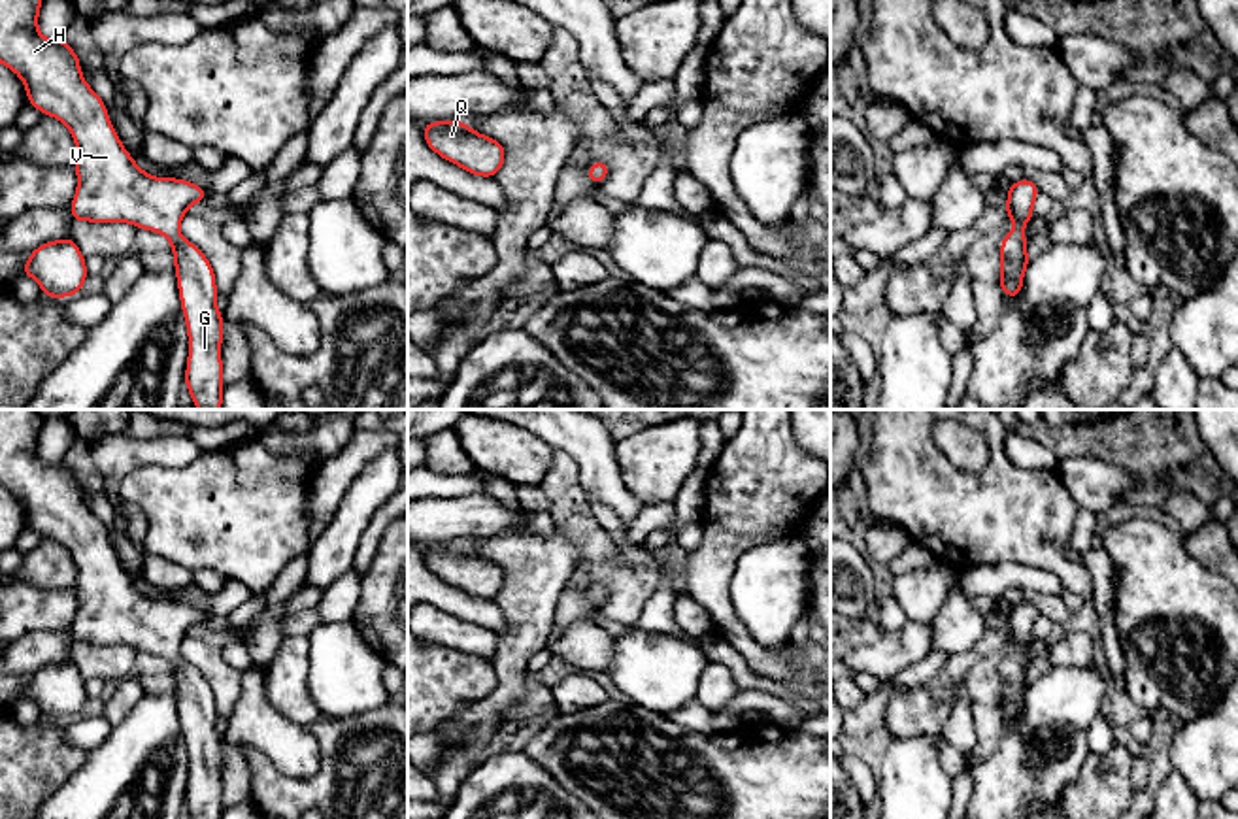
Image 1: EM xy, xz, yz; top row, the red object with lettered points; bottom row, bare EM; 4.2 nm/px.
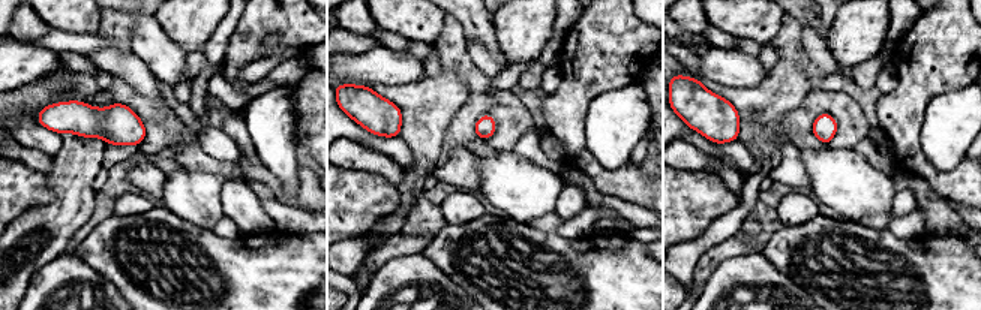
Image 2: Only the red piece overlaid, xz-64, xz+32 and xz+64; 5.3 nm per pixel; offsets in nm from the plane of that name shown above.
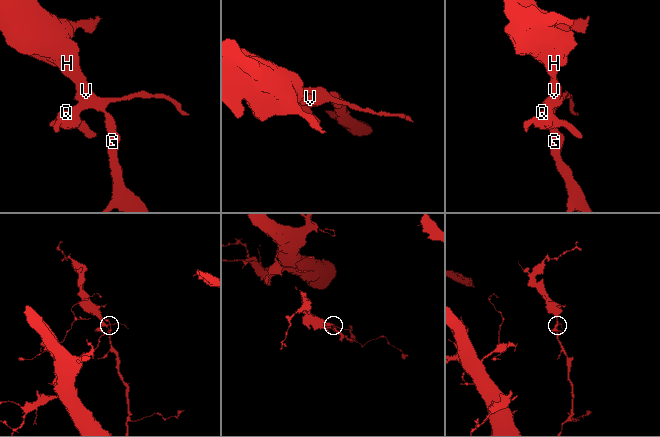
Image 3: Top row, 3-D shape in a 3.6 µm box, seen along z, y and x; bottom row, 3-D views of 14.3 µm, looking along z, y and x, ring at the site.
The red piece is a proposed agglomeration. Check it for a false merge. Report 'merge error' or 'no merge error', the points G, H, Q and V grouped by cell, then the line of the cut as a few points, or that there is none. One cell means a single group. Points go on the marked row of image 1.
no merge error; G H Q V; no cut

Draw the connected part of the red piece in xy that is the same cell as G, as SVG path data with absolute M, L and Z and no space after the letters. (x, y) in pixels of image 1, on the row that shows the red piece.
M0 0L0 62L13 70L25 83L28 104L43 115L64 123L75 140L77 191L70 208L72 223L132 223L136 228L153 230L170 240L176 262L181 309L189 332L189 359L185 387L198 410L221 410L223 402L223 313L217 309L215 272L206 255L179 234L179 223L194 202L208 200L202 187L176 177L147 176L123 147L108 108L81 75L81 62L70 43L47 40L38 32L38 13L43 0Z

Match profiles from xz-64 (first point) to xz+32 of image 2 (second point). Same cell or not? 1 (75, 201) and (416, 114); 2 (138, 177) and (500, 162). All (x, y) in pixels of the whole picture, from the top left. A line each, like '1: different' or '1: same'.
1: same
2: different

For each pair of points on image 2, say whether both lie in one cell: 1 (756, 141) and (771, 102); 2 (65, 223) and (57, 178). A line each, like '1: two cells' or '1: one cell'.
1: one cell
2: one cell

